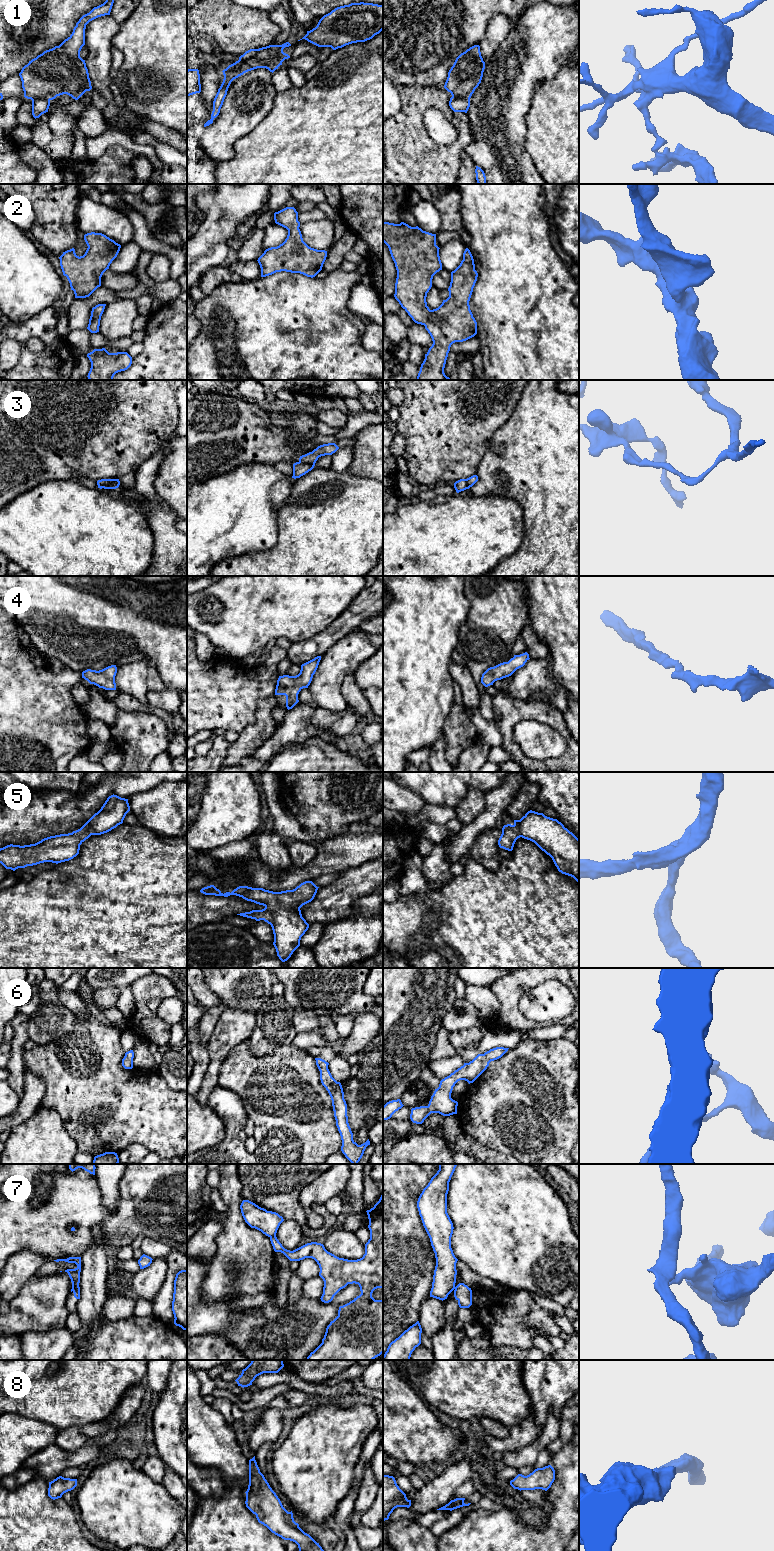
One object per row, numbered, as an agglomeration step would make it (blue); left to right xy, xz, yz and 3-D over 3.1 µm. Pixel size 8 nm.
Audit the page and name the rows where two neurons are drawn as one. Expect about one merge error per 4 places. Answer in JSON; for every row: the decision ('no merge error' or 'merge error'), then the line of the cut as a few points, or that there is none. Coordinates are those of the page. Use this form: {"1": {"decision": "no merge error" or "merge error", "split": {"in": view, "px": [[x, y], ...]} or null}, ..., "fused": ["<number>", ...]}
{"1": {"decision": "merge error", "split": {"in": "xz", "px": [[257, 49], [257, 52], [246, 62], [237, 61]]}}, "2": {"decision": "no merge error", "split": null}, "3": {"decision": "merge error", "split": {"in": "xz", "px": [[299, 460], [314, 465]]}}, "4": {"decision": "no merge error", "split": null}, "5": {"decision": "no merge error", "split": null}, "6": {"decision": "no merge error", "split": null}, "7": {"decision": "merge error", "split": {"in": "xy", "px": [[79, 1287], [73, 1291]]}}, "8": {"decision": "no merge error", "split": null}, "fused": ["1", "3", "7"]}

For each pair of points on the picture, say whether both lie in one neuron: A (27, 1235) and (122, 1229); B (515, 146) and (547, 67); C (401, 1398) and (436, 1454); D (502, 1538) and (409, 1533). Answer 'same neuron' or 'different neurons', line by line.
A: same neuron
B: same neuron
C: same neuron
D: different neurons

